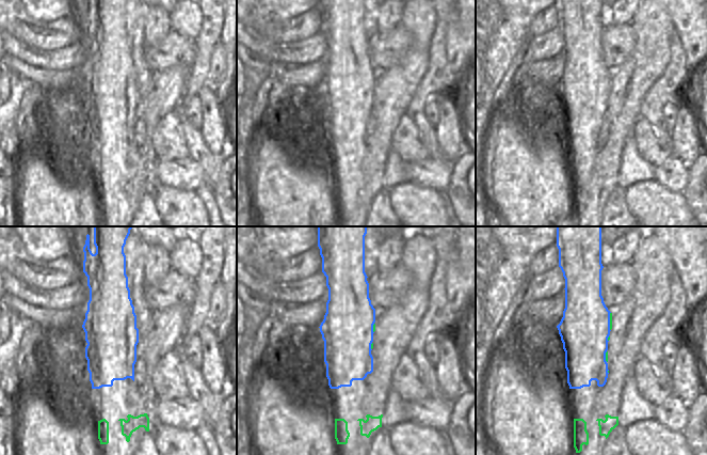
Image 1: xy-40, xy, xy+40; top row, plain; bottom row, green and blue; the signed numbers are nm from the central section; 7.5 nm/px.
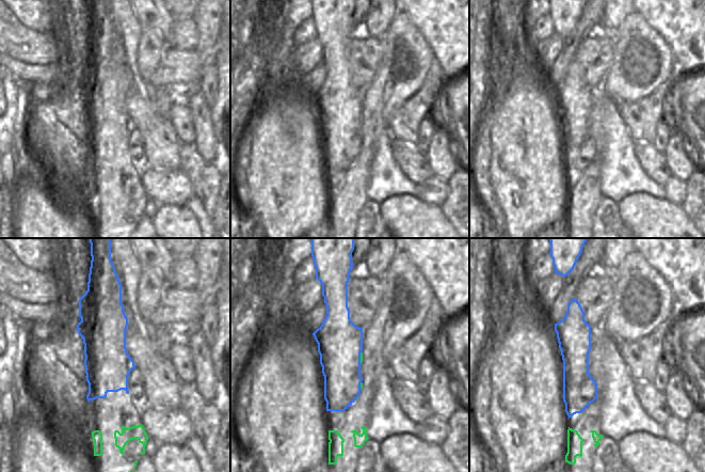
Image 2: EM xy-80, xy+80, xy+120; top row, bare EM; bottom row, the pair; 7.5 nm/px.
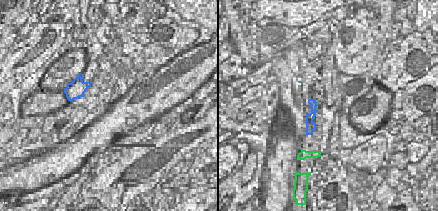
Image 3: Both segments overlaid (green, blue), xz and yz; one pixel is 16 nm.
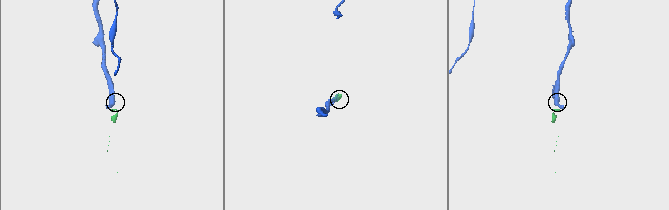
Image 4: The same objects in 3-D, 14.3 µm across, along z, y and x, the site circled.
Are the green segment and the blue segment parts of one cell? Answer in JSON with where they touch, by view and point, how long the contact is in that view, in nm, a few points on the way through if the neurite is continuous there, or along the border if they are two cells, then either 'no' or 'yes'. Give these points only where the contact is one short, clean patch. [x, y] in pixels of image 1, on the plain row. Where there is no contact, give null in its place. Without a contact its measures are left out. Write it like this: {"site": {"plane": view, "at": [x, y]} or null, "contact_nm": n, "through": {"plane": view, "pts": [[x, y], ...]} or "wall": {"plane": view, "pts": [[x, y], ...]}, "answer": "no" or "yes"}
{"site": {"plane": "xy+40", "at": [610, 82]}, "contact_nm": 140, "answer": "yes"}

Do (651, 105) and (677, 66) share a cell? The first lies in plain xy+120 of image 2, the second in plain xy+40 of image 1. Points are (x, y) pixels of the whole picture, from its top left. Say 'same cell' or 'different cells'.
same cell

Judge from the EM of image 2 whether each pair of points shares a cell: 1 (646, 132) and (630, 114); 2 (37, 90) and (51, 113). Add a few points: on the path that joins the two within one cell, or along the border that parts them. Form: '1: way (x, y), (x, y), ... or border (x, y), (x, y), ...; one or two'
1: way (642, 128), (635, 119); one
2: border (62, 96), (37, 103); two

